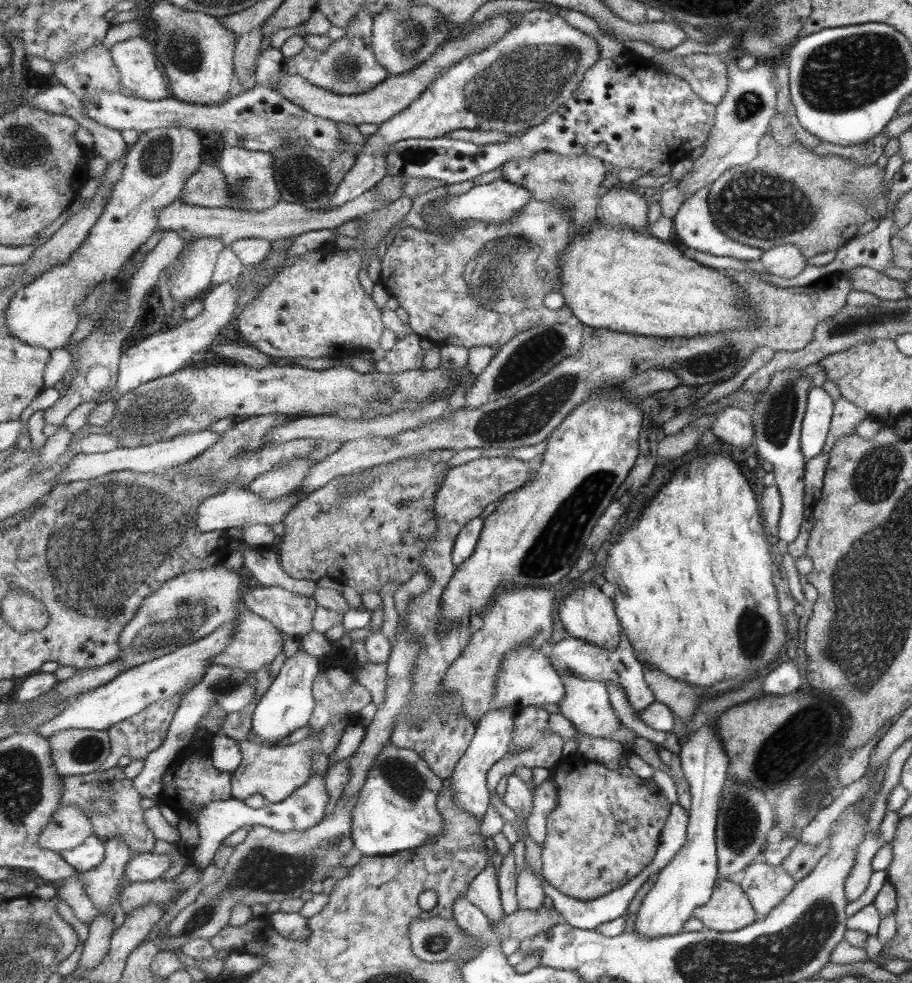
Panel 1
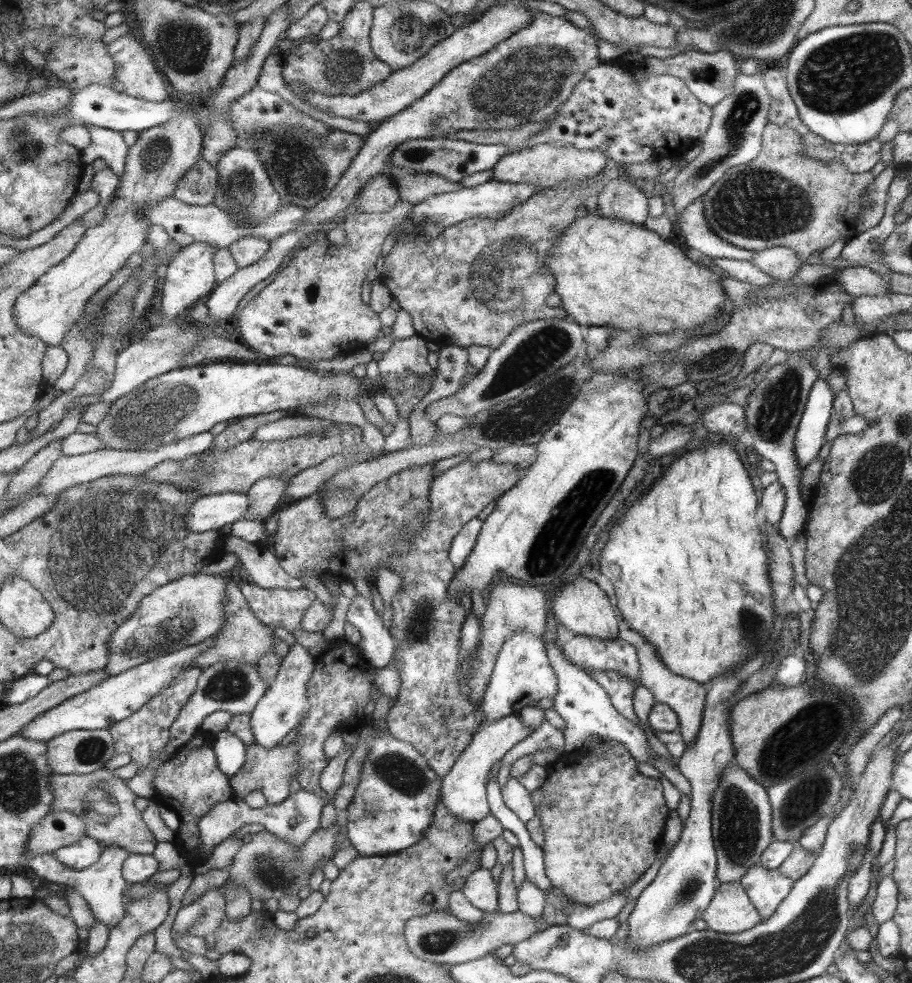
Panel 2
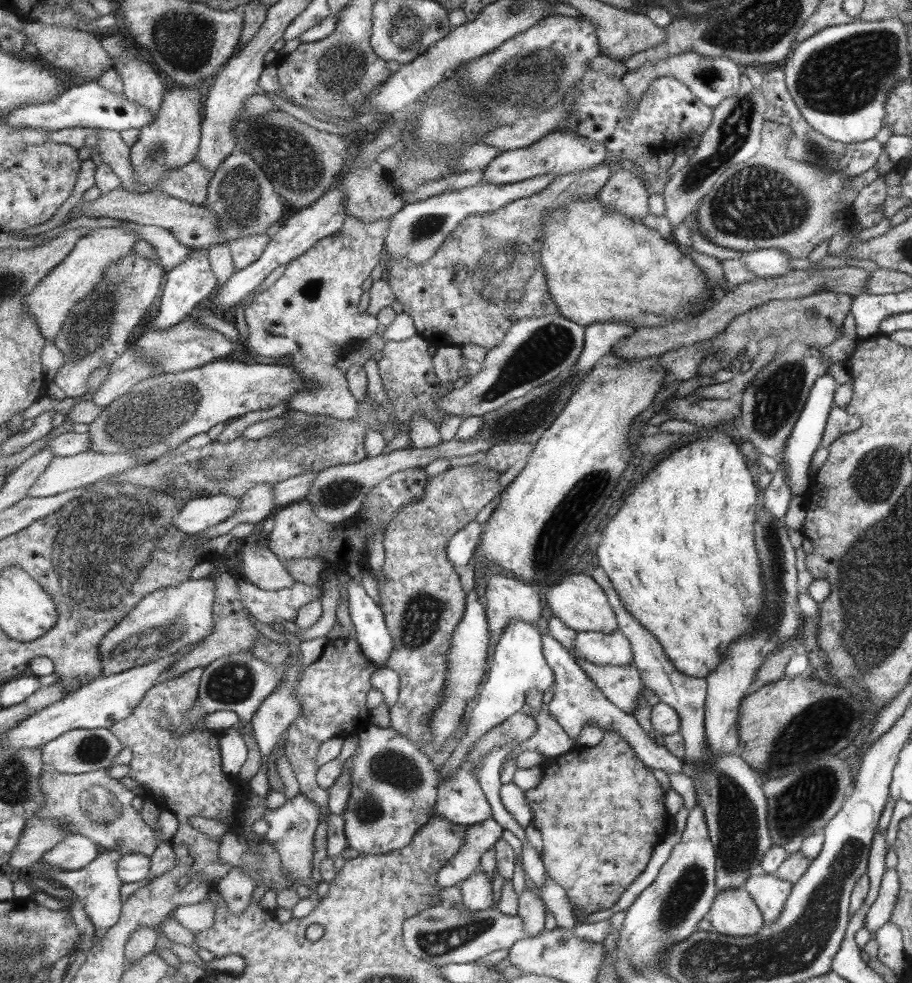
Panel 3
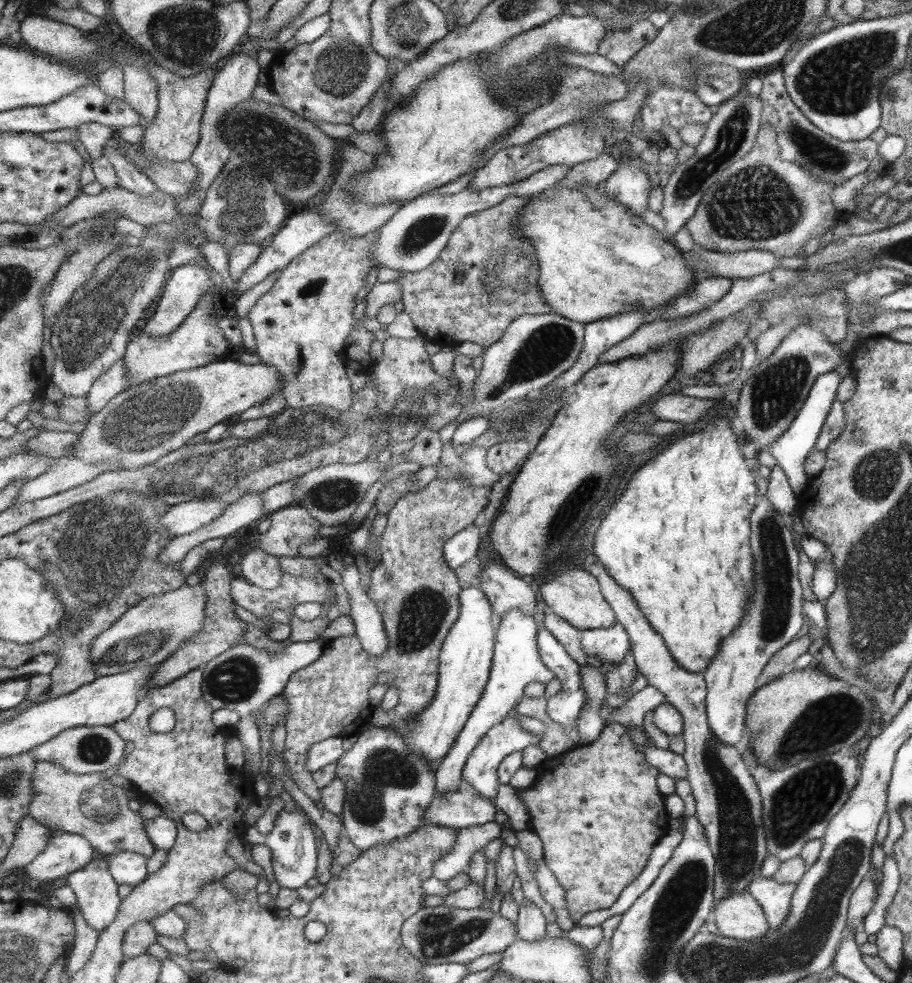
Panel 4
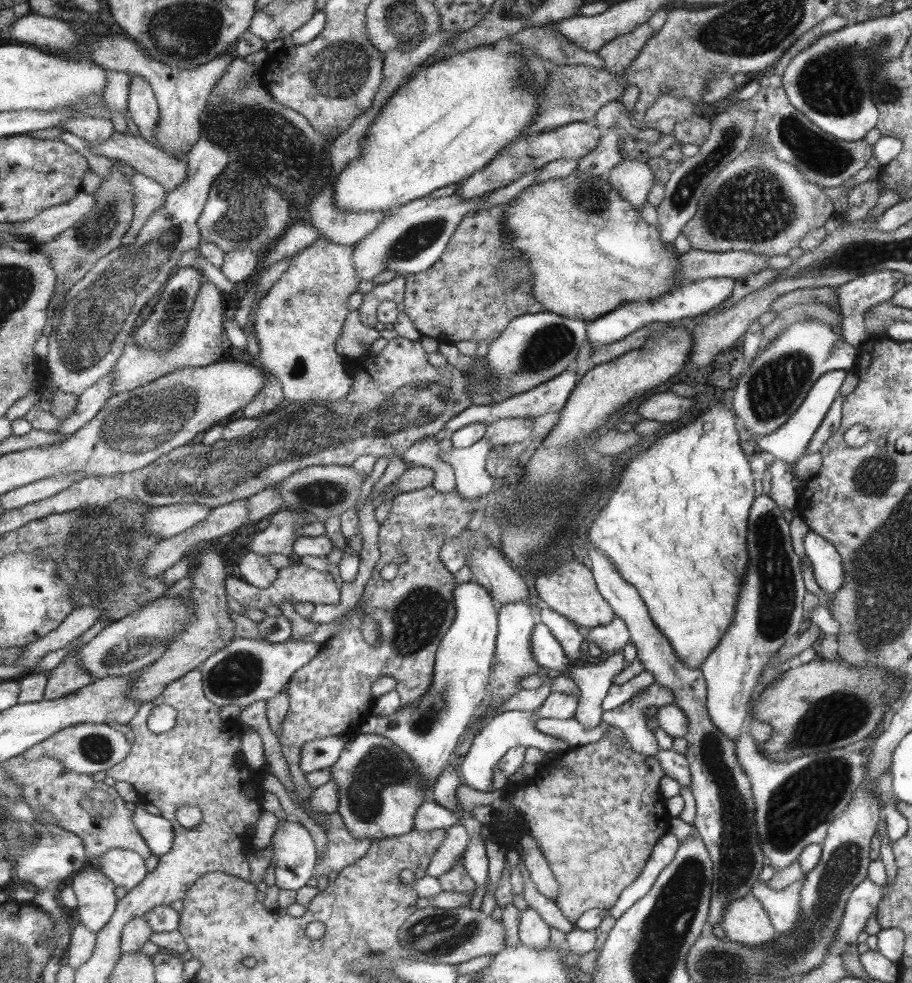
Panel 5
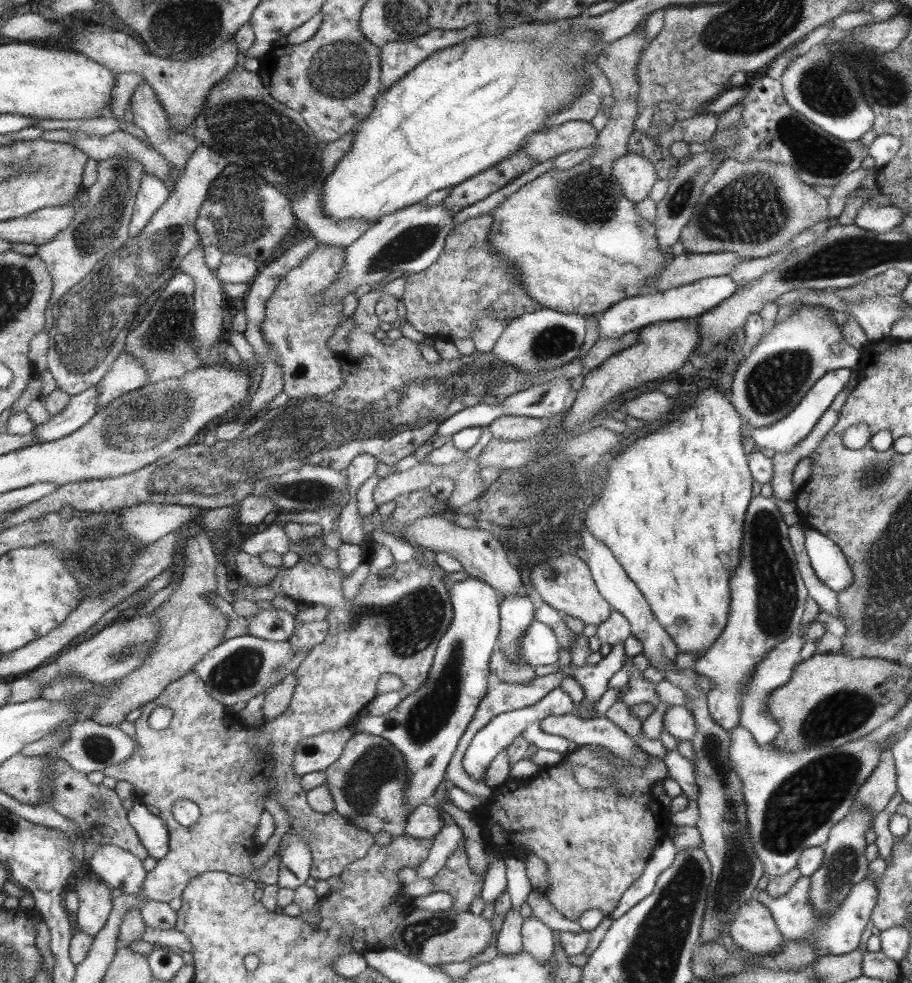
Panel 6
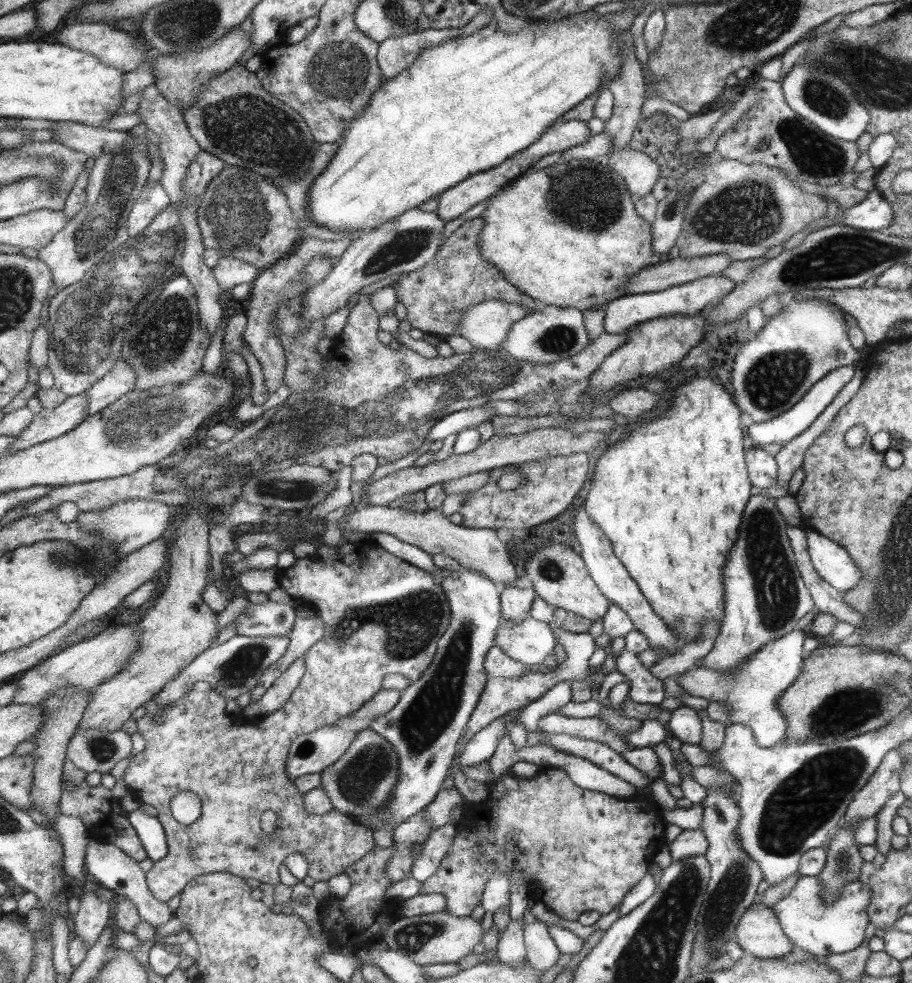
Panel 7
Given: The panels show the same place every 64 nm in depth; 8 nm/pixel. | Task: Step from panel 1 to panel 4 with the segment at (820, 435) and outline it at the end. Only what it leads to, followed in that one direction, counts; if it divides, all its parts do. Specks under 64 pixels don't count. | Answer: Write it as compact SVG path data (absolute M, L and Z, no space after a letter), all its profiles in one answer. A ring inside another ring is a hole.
M834 372L821 374L813 383L808 400L805 400L804 407L797 412L797 417L793 419L791 426L777 440L766 446L767 452L775 458L777 467L781 468L783 476L787 478L787 483L796 496L799 496L808 485L809 479L805 476L803 463L807 455L814 450L817 437L830 412L831 404L836 399L836 390L841 382L843 381Z

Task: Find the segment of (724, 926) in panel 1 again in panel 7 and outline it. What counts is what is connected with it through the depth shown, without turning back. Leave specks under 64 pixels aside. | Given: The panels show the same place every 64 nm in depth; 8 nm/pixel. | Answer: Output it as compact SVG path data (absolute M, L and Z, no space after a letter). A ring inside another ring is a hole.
M759 903L749 906L744 914L740 916L735 937L741 951L760 959L785 957L791 953L793 947L792 942L783 934L772 909Z

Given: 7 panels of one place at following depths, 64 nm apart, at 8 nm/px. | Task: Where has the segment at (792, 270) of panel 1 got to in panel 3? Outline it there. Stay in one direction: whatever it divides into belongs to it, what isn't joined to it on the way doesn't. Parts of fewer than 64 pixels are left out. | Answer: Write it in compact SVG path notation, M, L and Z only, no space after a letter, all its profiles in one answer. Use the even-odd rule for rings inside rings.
M773 247L747 251L739 259L741 259L747 270L750 270L761 279L766 276L781 276L787 274L787 271L790 270L790 256L786 252Z

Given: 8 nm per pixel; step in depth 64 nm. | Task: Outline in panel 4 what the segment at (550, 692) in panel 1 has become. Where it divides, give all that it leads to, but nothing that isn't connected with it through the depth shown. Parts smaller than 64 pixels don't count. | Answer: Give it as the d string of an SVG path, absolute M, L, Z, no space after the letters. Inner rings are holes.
M512 608L505 613L497 623L495 623L494 638L495 644L492 648L491 670L488 682L480 696L480 700L472 708L471 714L464 726L461 727L451 750L445 754L444 758L436 764L434 768L436 777L436 795L455 790L460 783L462 768L466 763L469 753L480 742L481 737L498 722L501 722L518 705L521 697L527 692L532 682L547 684L554 677L541 660L537 652L537 631L538 627L533 620L533 616L523 615L521 611Z

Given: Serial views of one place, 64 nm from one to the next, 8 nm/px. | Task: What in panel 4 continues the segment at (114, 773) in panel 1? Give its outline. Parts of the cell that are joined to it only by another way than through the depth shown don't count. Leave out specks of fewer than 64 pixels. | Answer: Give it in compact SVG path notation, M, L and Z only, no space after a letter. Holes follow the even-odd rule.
M38 761L32 781L36 794L29 810L40 824L53 831L72 832L87 838L99 857L121 852L140 853L145 858L154 854L142 819L137 812L129 810L129 794L123 787L111 784L101 772L75 774L52 762Z

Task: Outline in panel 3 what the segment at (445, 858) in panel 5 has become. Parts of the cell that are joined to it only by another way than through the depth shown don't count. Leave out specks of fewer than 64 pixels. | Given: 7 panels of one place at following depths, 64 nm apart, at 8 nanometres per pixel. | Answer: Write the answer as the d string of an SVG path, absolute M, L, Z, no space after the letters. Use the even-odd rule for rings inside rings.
M492 818L469 826L465 832L464 844L457 851L457 855L451 861L447 861L437 873L437 886L456 886L468 878L478 869L481 856L494 847L501 837L502 830Z

